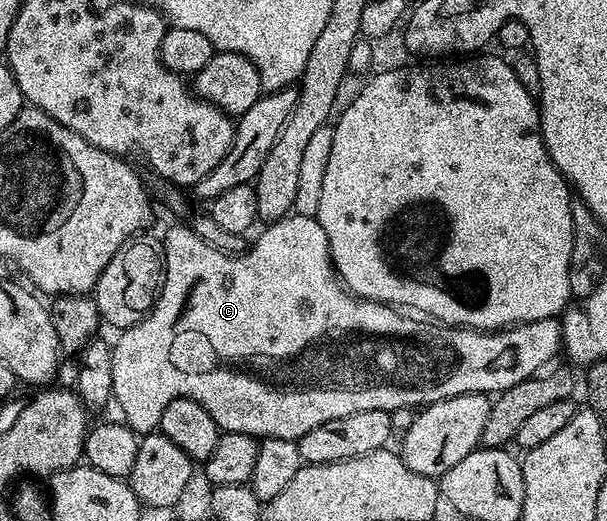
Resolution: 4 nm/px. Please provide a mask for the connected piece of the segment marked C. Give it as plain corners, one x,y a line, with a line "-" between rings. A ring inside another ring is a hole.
288,215
281,218
279,221
275,221
268,224
263,230
264,233
260,235
256,241
250,242
249,248
246,253
240,253
238,255
232,255
229,253
222,253
217,251
213,247
209,247
209,243
205,243
205,239
201,239
195,234
194,228
185,226
186,224
179,223
176,229
171,229
167,234
164,235
163,241
161,240
161,248
163,251
163,260
165,262
163,267
163,288
159,291
159,298
155,300
155,305
152,307
151,312
146,317
140,319
136,325
129,327
128,329
122,330
118,334
119,337
116,341
113,341
113,348
111,354
113,355
113,391
111,396
114,404
119,404
119,409
122,420
126,423
129,428
137,434
146,435
148,433
154,433
159,428
161,423
161,414
165,412
165,407
169,407
169,403
173,403
173,399
193,399
199,401
201,407
205,407
205,411
209,411
209,415
213,415
213,419
219,424
220,430
229,433
248,433
251,437
256,439
262,439
264,437
276,437
277,439
289,439
290,441
298,441
301,435
305,435
305,431
313,431
313,427
321,427
321,423
329,423
329,419
341,419
341,415
353,415
357,411
381,411
393,410
397,407
409,407
415,409
416,407
426,407
437,403
438,401
444,401
450,397
456,397
457,395
469,395
470,393
485,393
488,395
498,395
504,393
509,387
513,387
517,383
521,383
525,379
536,376
544,367
550,366
555,356
560,356
561,346
563,343
563,327
559,317
550,317
549,319
537,319
536,321
530,321
524,325
513,325
505,329
496,329
494,331
484,331
481,329
461,329
458,327
452,327
442,323
436,323
430,319
420,319
415,315
404,315
396,306
383,305
380,301
370,301
364,297
356,297
355,294
351,293
346,289
343,282
340,281
338,273
335,271
335,264
331,262
331,252
329,251
329,241
325,235
325,227
321,227
318,217
301,217
298,215

